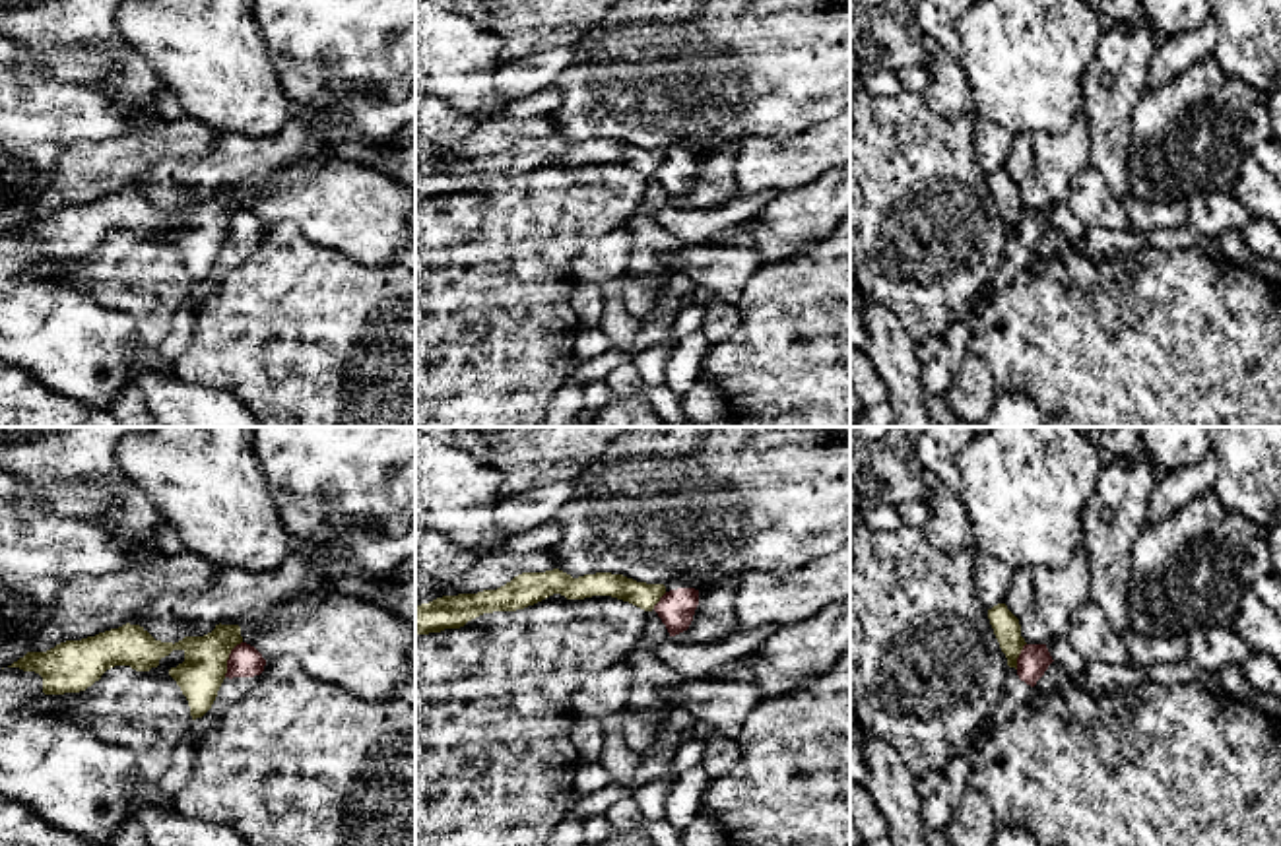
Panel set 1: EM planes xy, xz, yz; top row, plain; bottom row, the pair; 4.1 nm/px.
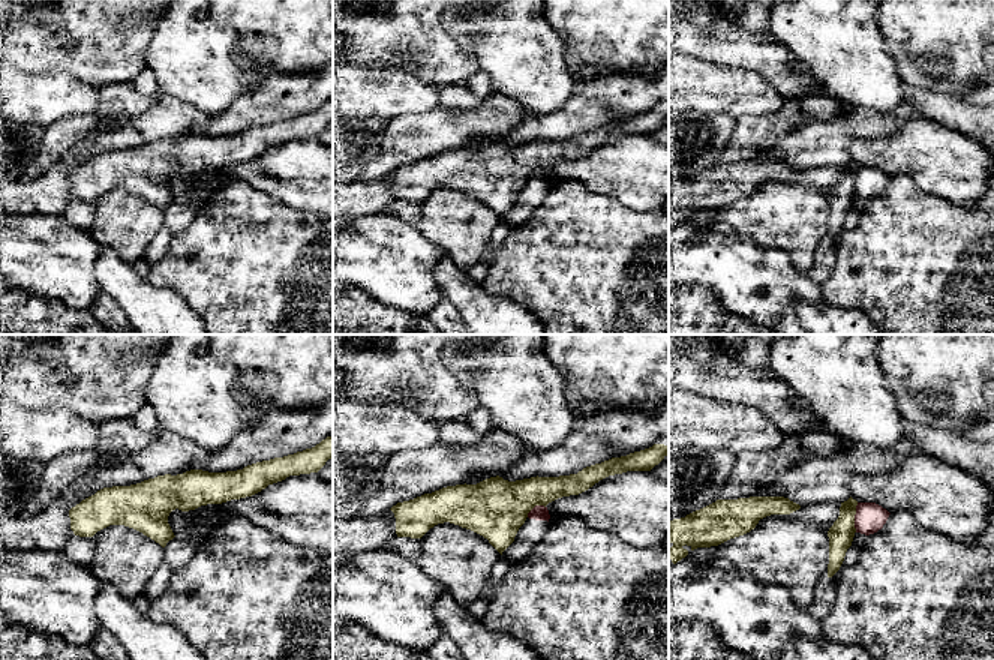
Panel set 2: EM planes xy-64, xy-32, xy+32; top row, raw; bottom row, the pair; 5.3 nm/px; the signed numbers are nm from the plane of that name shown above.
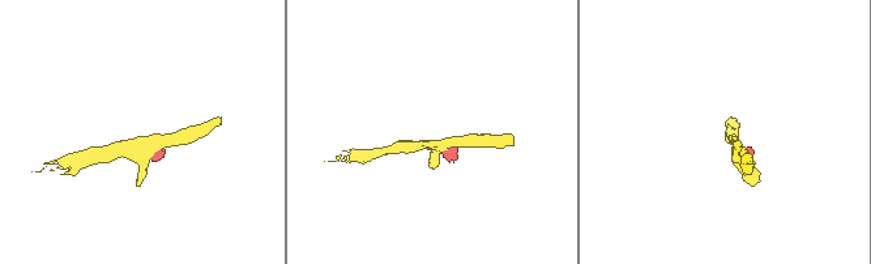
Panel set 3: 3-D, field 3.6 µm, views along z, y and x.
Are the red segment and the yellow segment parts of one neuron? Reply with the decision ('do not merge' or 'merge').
do not merge

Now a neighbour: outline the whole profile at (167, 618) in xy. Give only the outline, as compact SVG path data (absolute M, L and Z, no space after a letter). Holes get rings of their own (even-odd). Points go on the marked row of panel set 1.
M289 551L272 572L221 569L206 592L153 598L128 623L140 625L155 640L175 644L184 636L204 636L225 619L274 609L303 592L320 588L332 588L332 582L307 557Z

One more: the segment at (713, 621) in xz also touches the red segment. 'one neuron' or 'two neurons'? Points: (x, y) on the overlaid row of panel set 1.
two neurons

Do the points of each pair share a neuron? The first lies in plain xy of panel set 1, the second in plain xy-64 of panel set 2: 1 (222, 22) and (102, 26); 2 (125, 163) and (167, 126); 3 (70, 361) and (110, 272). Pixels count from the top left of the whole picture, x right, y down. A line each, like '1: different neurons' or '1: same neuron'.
1: different neurons
2: same neuron
3: different neurons

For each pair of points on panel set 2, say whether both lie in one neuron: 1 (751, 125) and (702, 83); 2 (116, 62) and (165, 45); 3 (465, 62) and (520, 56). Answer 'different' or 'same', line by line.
1: different
2: different
3: different

